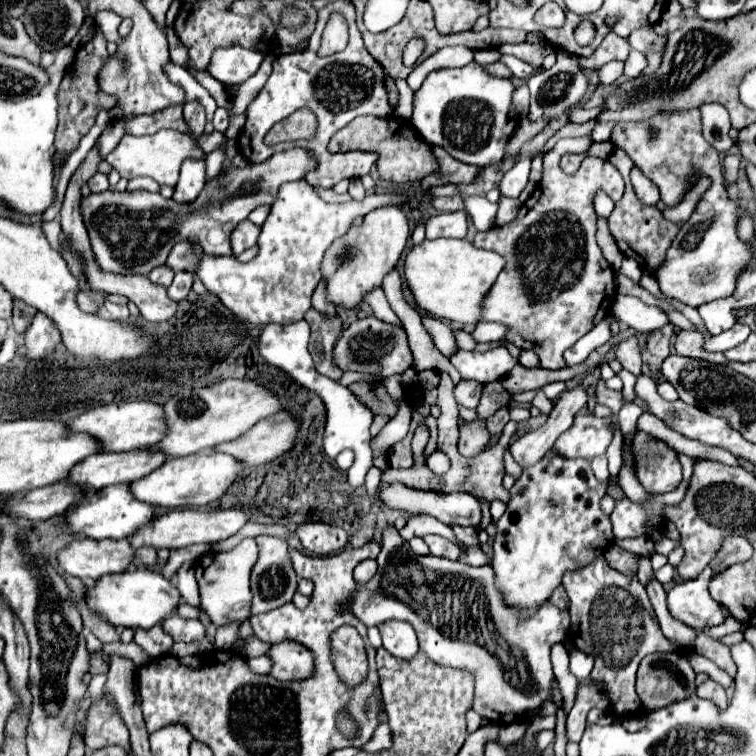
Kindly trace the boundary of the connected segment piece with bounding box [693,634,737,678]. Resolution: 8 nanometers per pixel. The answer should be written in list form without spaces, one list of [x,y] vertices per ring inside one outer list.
[[[699,634],[697,640],[695,640],[695,652],[703,654],[705,658],[713,660],[721,670],[725,670],[731,678],[735,678],[737,674],[737,668],[735,668],[735,662],[731,660],[731,654],[729,654],[729,648],[725,644],[721,644],[719,640],[713,640],[705,634]]]

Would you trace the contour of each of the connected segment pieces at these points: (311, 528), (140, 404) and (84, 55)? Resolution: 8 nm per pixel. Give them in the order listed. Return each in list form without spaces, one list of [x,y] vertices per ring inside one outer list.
[[[307,522],[299,524],[295,530],[303,548],[315,556],[331,556],[345,548],[347,532],[339,526],[331,526],[325,522]]]
[[[125,400],[125,402],[111,402],[97,406],[81,416],[77,416],[69,428],[73,432],[87,432],[95,436],[103,448],[101,452],[127,452],[135,448],[145,448],[161,442],[167,434],[167,420],[165,420],[165,406],[155,404],[149,400]]]
[[[97,28],[93,40],[87,42],[85,46],[81,46],[75,52],[75,62],[67,70],[65,78],[61,80],[59,94],[57,94],[57,98],[59,98],[59,126],[57,126],[57,134],[55,134],[55,150],[71,154],[77,148],[79,140],[93,126],[97,112],[101,108],[113,108],[115,106],[113,96],[105,96],[97,88],[97,72],[101,70],[101,64],[105,64],[107,58],[109,58],[109,54],[107,54],[107,40],[101,34],[101,30]]]

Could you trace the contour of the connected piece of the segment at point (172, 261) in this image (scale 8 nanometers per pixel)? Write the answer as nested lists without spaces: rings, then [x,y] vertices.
[[[181,242],[175,244],[175,248],[171,250],[169,258],[167,258],[167,268],[171,268],[173,272],[181,272],[181,270],[191,270],[193,272],[193,248],[199,248],[197,244],[189,244],[189,242]]]

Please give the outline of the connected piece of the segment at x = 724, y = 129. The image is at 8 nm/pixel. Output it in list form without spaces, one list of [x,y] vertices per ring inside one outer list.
[[[703,104],[699,108],[701,112],[701,126],[703,126],[703,138],[719,152],[725,154],[733,146],[733,140],[729,138],[729,114],[721,104]]]

